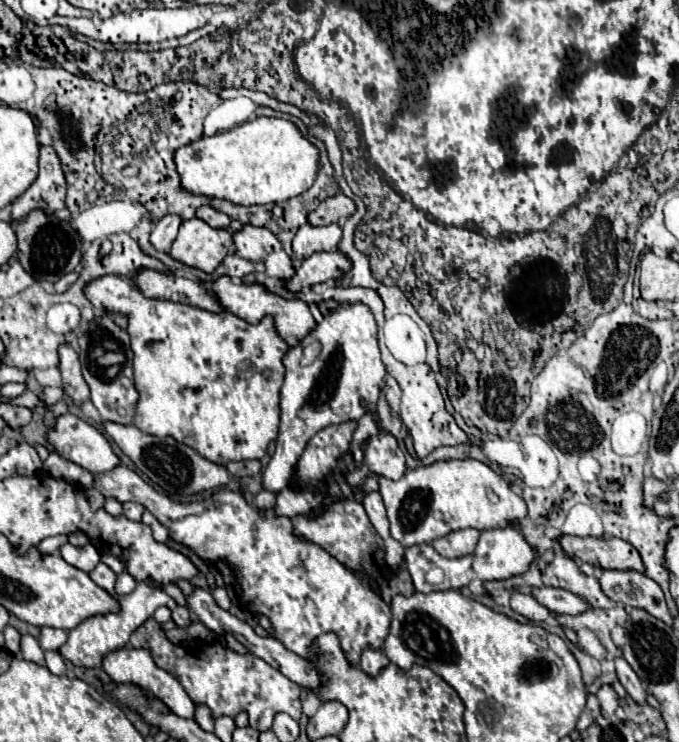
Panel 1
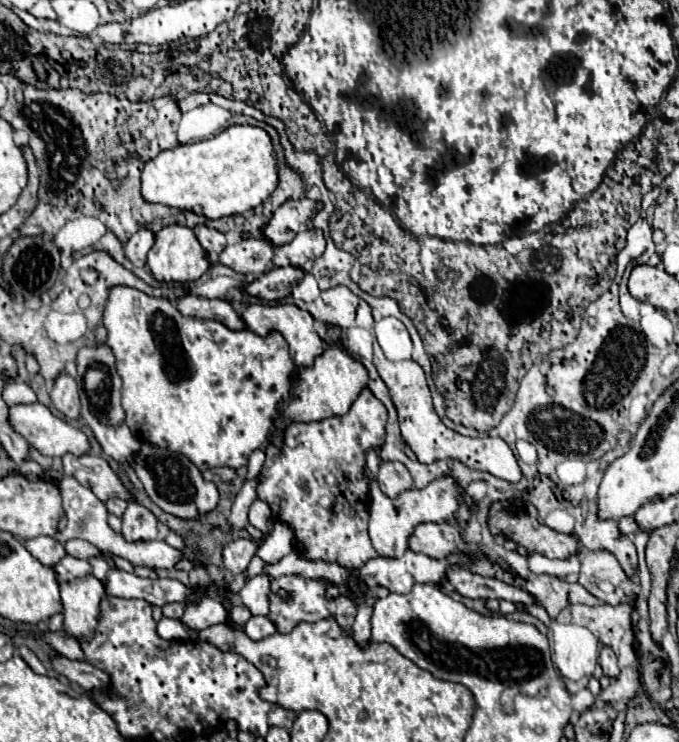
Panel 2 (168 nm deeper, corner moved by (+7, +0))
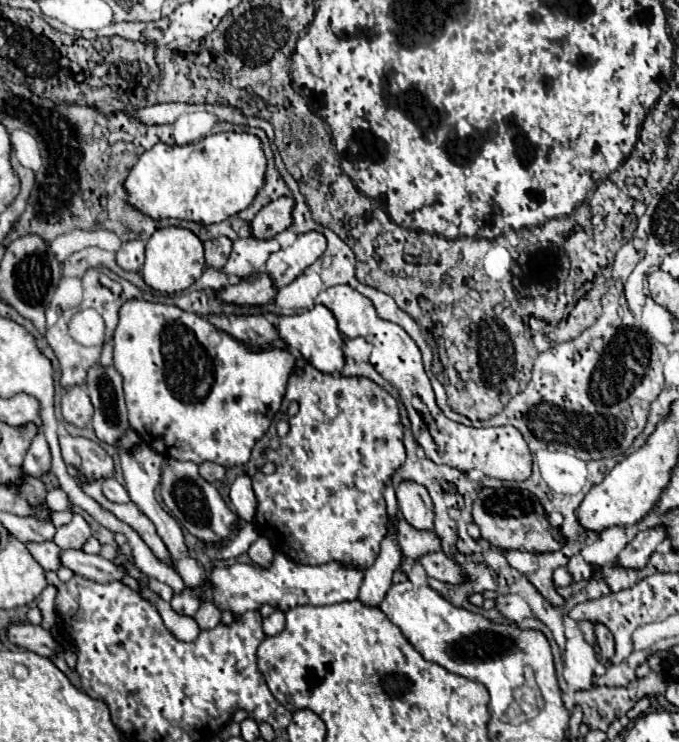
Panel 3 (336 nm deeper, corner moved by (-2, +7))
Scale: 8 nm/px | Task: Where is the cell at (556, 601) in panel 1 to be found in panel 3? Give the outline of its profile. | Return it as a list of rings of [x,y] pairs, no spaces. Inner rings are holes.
[[[442,552],[424,554],[422,558],[418,558],[418,564],[422,564],[426,574],[436,578],[436,580],[450,582],[450,584],[460,584],[464,580],[464,576],[460,574],[458,564],[454,564],[454,560],[450,560]]]

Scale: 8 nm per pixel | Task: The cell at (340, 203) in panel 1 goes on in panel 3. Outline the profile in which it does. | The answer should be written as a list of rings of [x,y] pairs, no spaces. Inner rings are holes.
[[[278,198],[274,202],[268,202],[262,206],[262,210],[254,216],[254,222],[250,222],[250,228],[254,230],[254,238],[274,238],[276,234],[284,232],[290,226],[290,198]]]

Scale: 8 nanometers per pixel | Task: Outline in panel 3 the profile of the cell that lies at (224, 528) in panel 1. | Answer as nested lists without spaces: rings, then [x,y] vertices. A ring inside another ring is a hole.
[[[70,434],[60,436],[58,440],[62,450],[62,460],[66,464],[78,466],[86,478],[100,480],[100,478],[110,478],[114,474],[114,462],[100,444],[88,438],[74,438]]]

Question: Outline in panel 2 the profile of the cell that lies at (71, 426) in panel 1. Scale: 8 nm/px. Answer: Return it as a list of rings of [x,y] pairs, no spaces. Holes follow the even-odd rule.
[[[33,403],[33,405],[15,405],[15,407],[9,407],[9,419],[11,419],[11,425],[15,427],[17,433],[21,433],[29,445],[33,445],[41,455],[47,455],[47,457],[63,457],[65,453],[73,453],[73,455],[87,455],[91,445],[89,445],[89,439],[87,435],[69,425],[65,419],[59,419],[57,415],[53,415],[45,405],[41,403]]]

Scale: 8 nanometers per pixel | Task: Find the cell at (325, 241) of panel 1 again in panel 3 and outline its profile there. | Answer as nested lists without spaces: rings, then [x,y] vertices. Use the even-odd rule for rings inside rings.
[[[306,232],[296,238],[296,242],[284,250],[274,252],[266,262],[266,272],[276,288],[290,284],[298,274],[302,274],[322,252],[326,250],[326,238],[318,232]]]

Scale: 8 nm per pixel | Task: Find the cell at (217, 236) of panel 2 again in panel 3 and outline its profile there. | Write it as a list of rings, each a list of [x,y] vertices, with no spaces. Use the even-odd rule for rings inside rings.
[[[226,236],[218,238],[218,240],[208,240],[204,244],[204,258],[206,258],[206,266],[210,268],[224,268],[228,256],[232,252],[232,242],[226,240]]]

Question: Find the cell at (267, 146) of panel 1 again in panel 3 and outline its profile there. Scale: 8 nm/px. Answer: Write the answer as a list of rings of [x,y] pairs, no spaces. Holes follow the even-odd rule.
[[[212,134],[186,146],[156,144],[138,158],[124,180],[126,204],[152,220],[176,218],[208,226],[248,208],[262,186],[264,172],[266,158],[260,140],[250,134]]]

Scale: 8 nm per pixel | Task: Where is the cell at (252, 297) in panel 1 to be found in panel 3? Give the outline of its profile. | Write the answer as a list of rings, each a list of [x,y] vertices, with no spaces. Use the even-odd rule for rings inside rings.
[[[314,306],[312,310],[306,310],[302,314],[294,316],[280,316],[280,340],[286,344],[286,348],[296,350],[308,360],[316,370],[324,374],[340,374],[344,368],[344,354],[342,354],[342,334],[338,330],[338,322],[334,314],[326,306]]]

